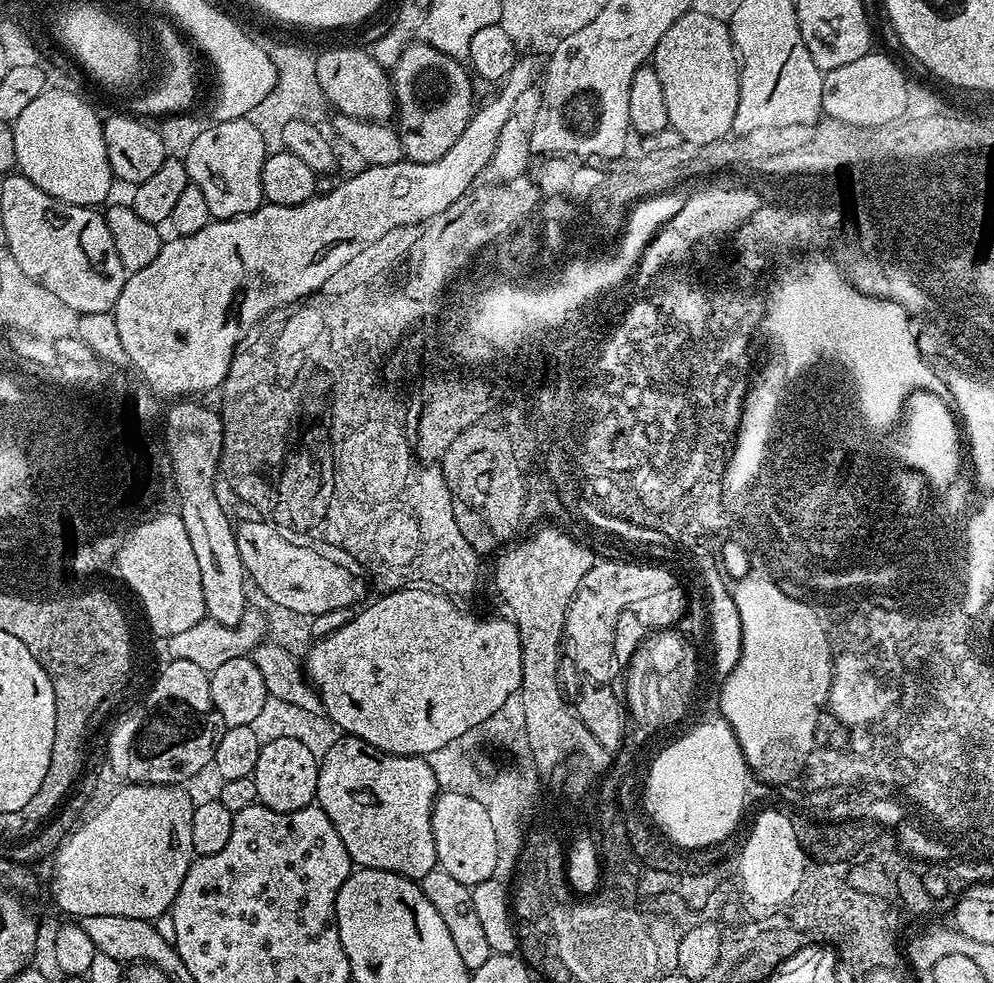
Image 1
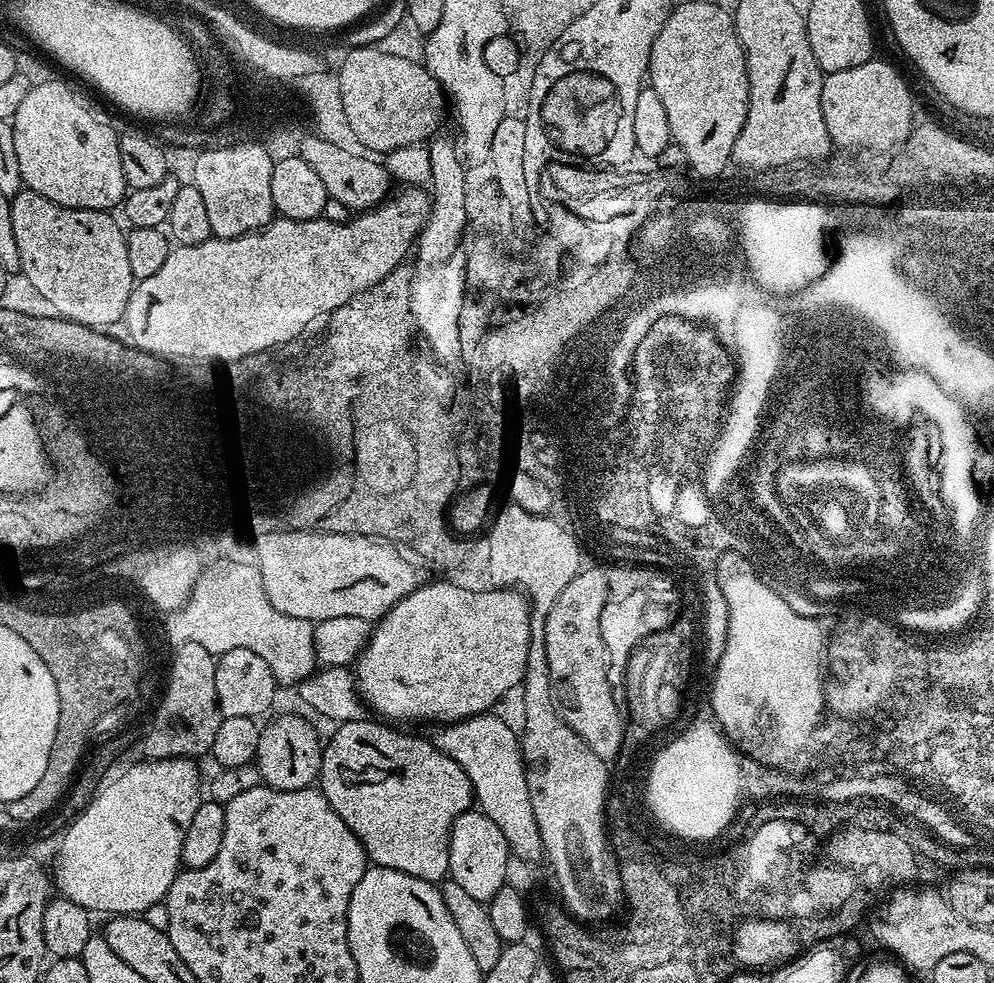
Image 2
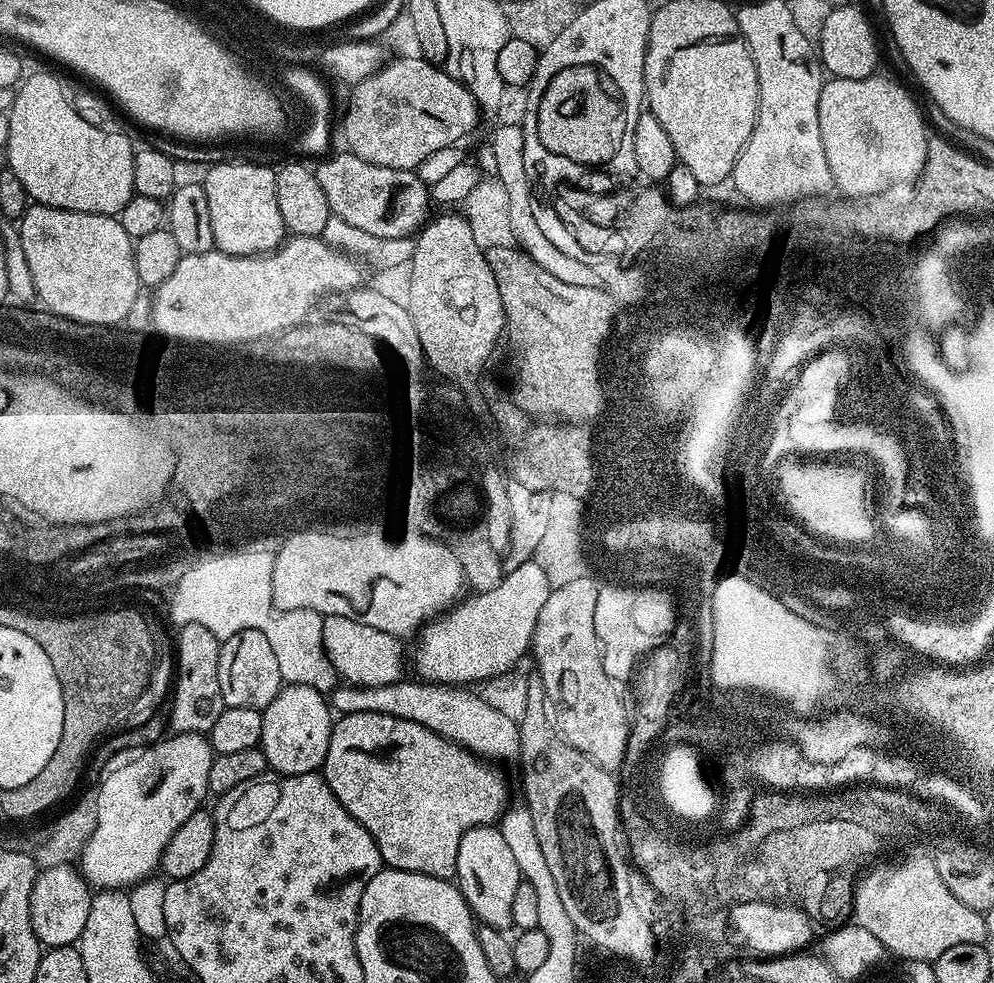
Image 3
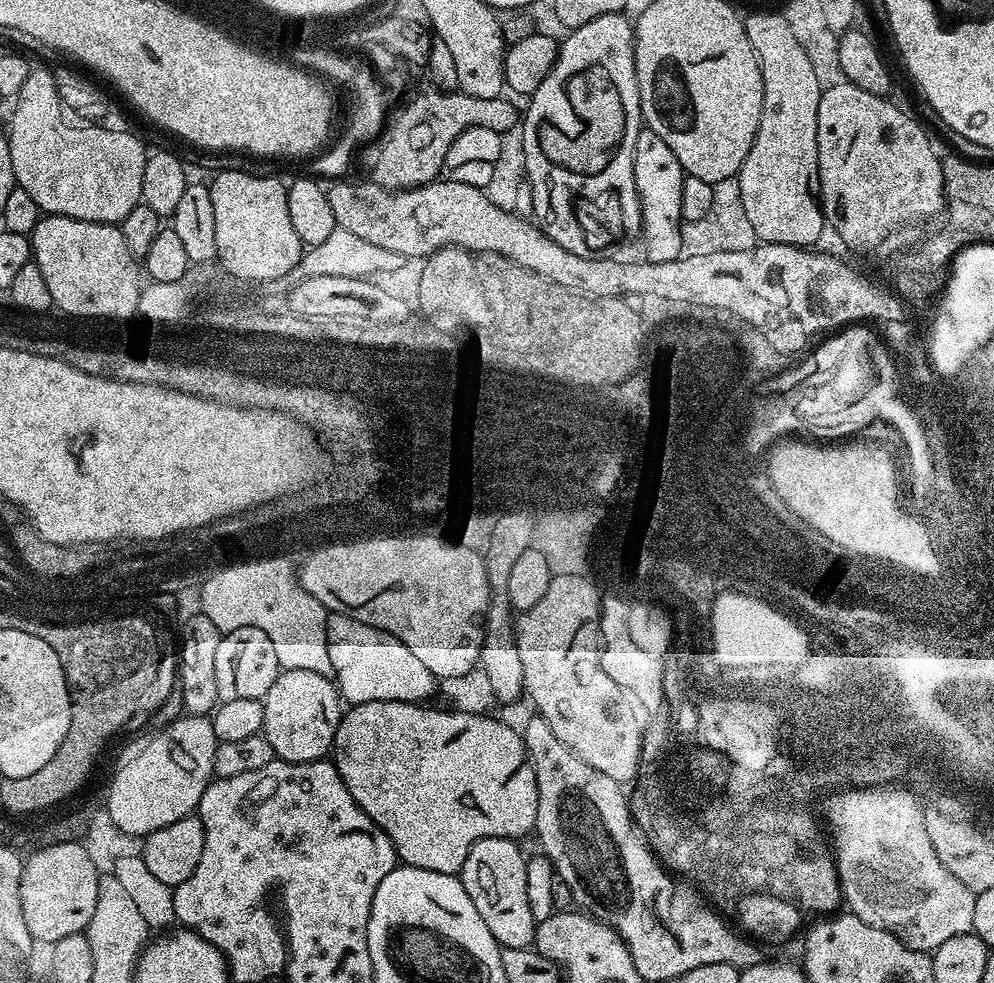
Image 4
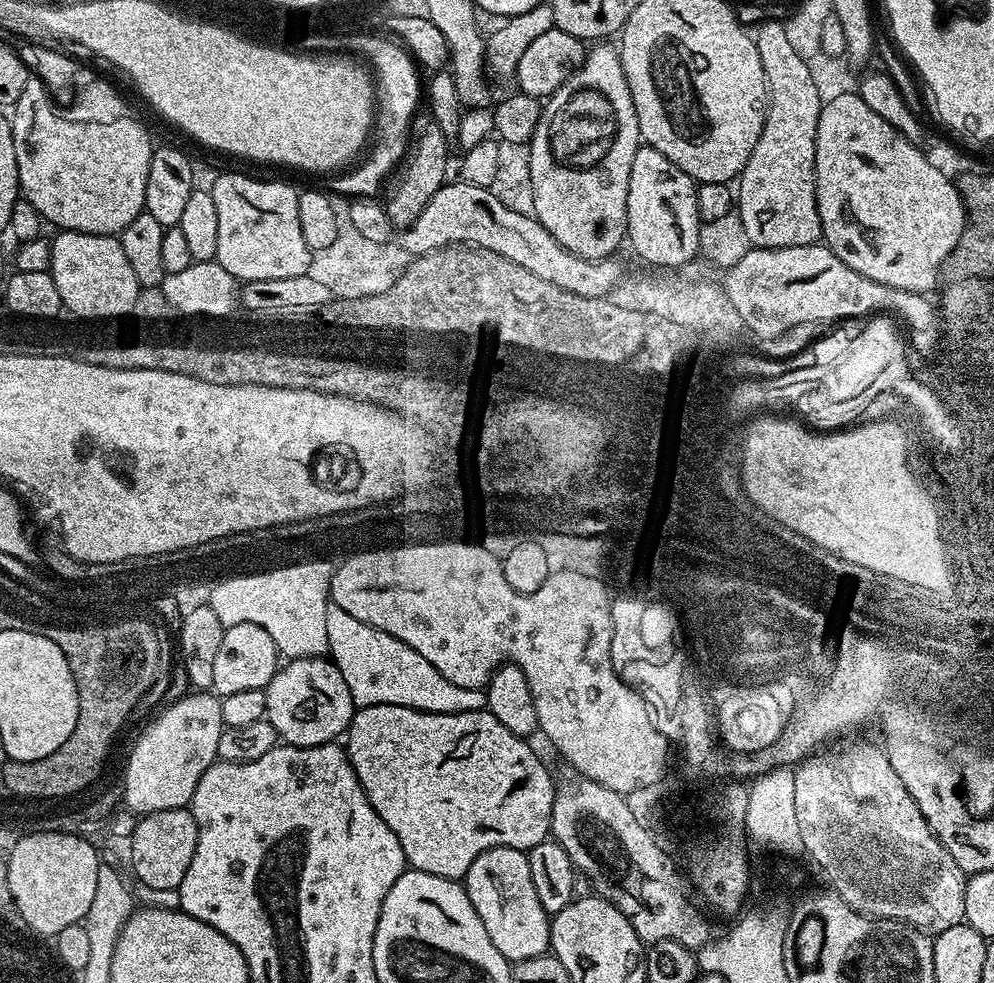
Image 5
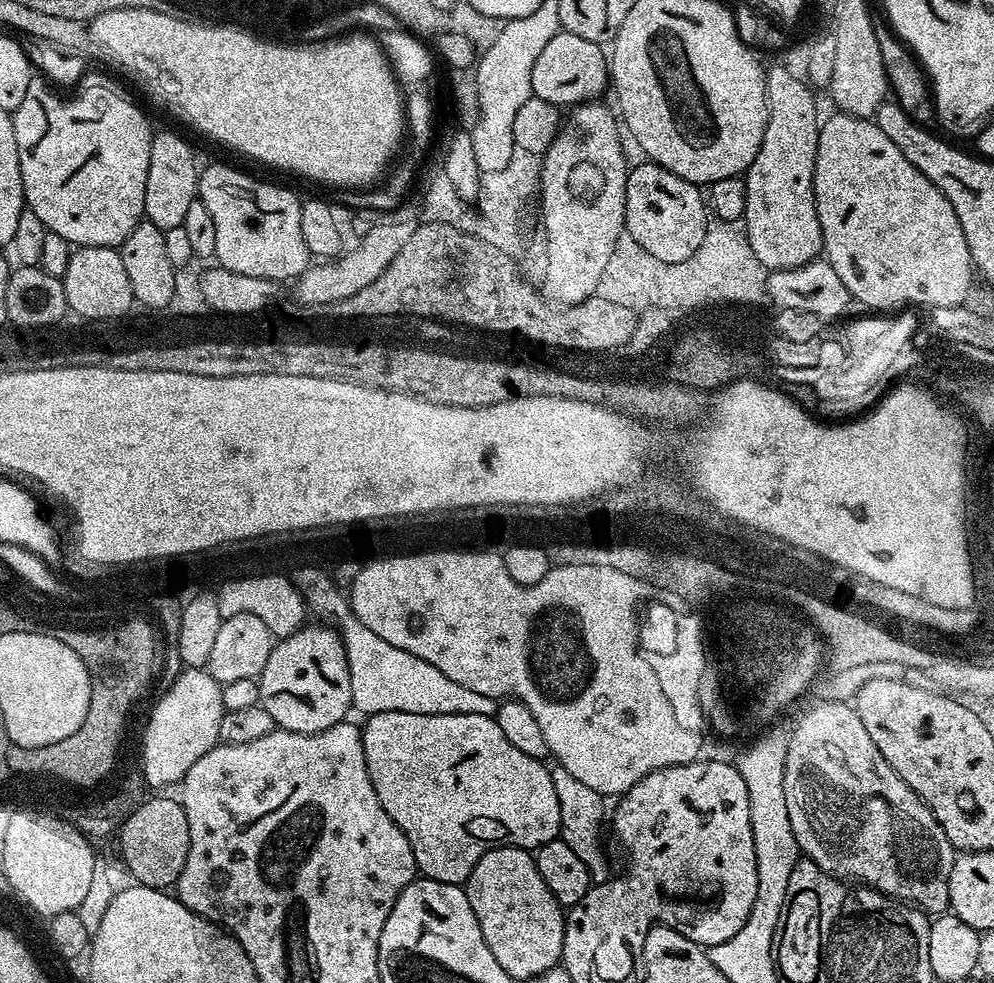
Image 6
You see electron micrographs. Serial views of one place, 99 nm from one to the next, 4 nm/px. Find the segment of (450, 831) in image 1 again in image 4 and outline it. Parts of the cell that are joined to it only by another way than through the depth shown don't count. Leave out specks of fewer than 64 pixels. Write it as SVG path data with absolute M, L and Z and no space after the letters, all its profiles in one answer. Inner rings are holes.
M482 838L470 850L458 873L466 894L470 894L478 914L482 914L482 922L486 922L501 948L527 948L536 939L538 922L530 914L530 898L526 898L528 861L525 853L520 853L520 846L515 840Z

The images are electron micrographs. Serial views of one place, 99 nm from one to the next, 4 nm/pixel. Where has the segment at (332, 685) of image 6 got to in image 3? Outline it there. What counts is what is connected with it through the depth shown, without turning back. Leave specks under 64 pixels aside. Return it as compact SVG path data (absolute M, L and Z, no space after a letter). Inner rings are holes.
M289 684L281 687L280 693L262 710L262 734L259 747L264 751L264 757L269 769L281 776L306 774L317 771L326 758L326 750L330 746L330 734L334 723L334 712L326 696L316 689L306 685Z

